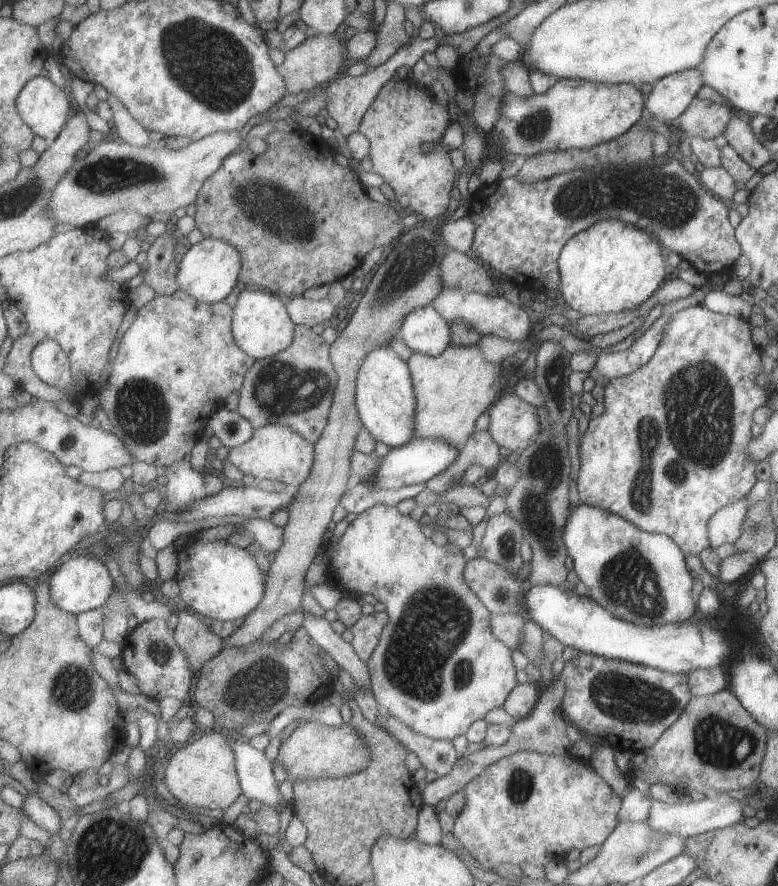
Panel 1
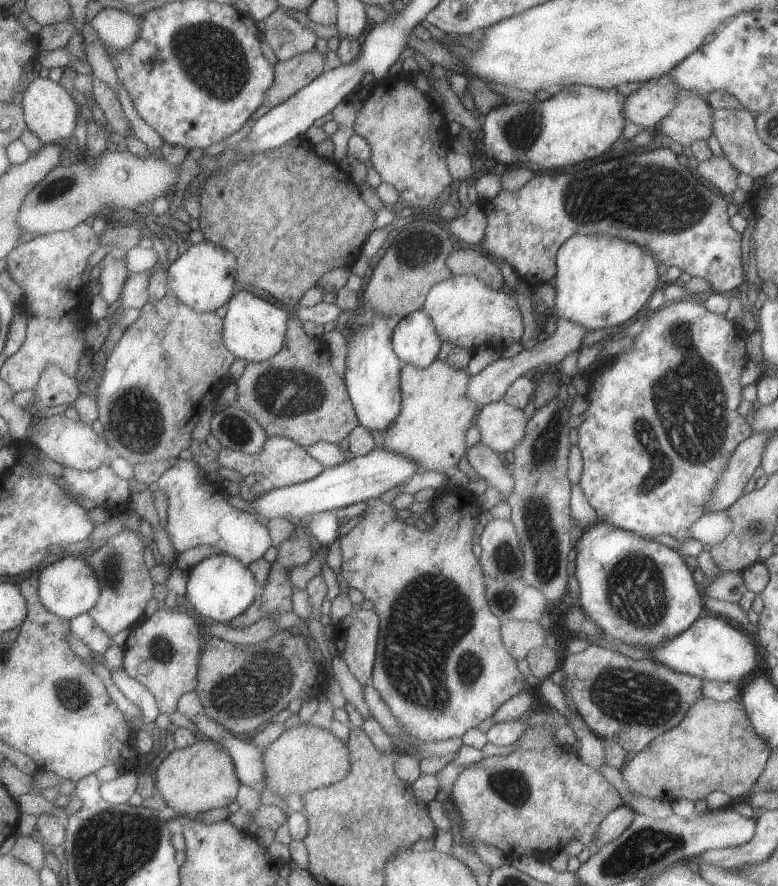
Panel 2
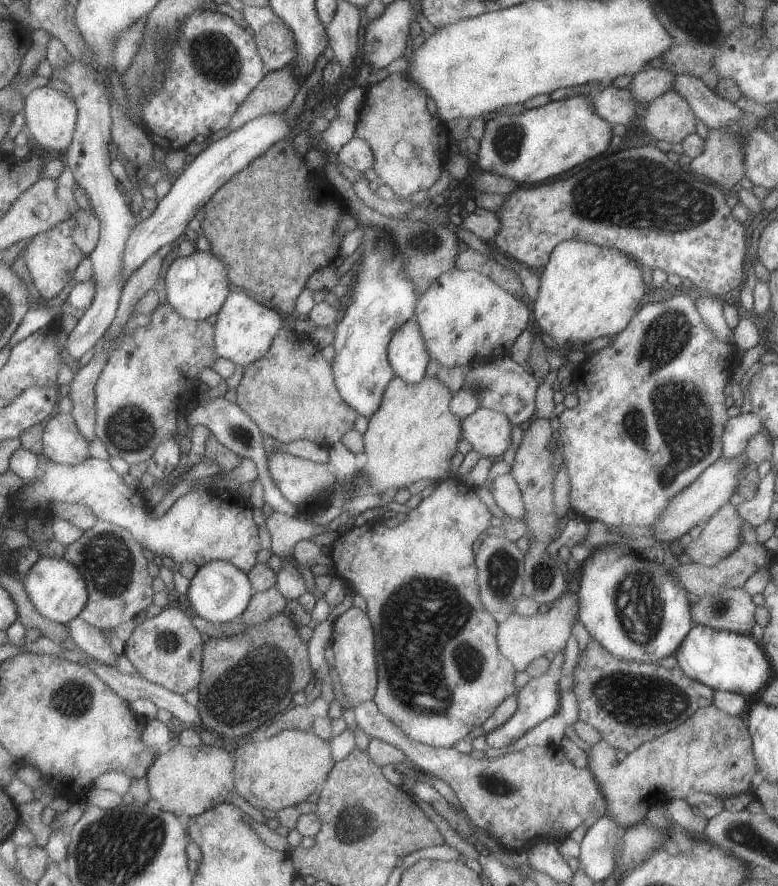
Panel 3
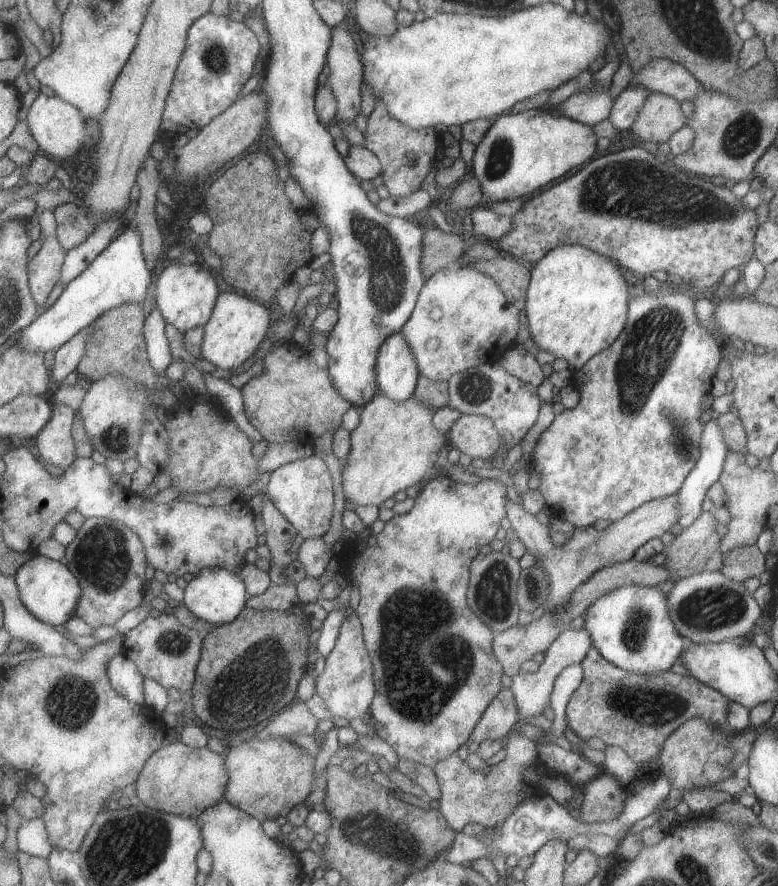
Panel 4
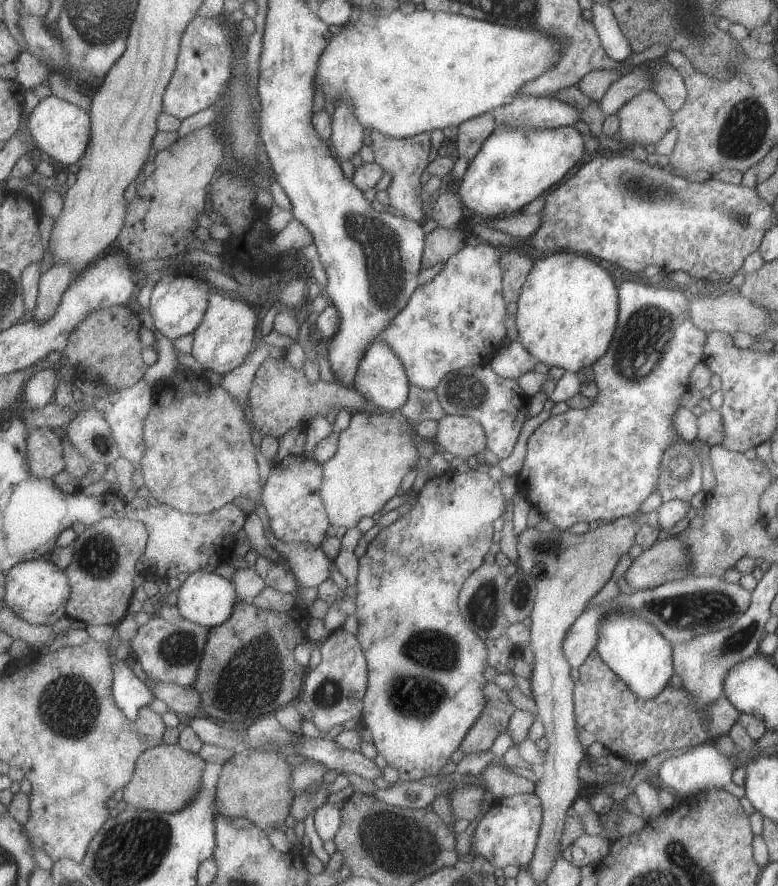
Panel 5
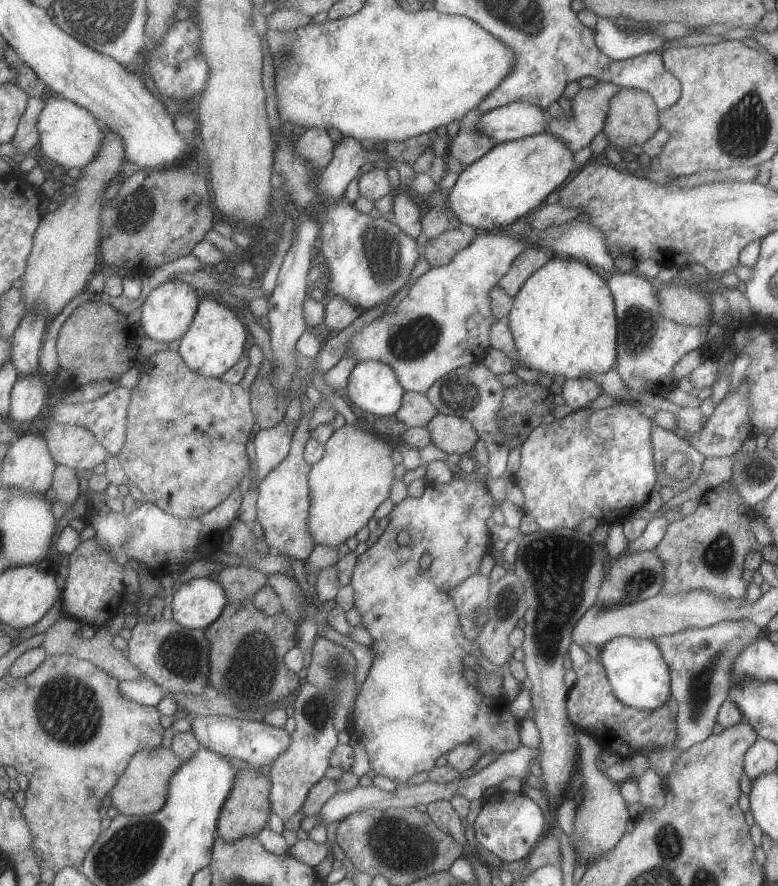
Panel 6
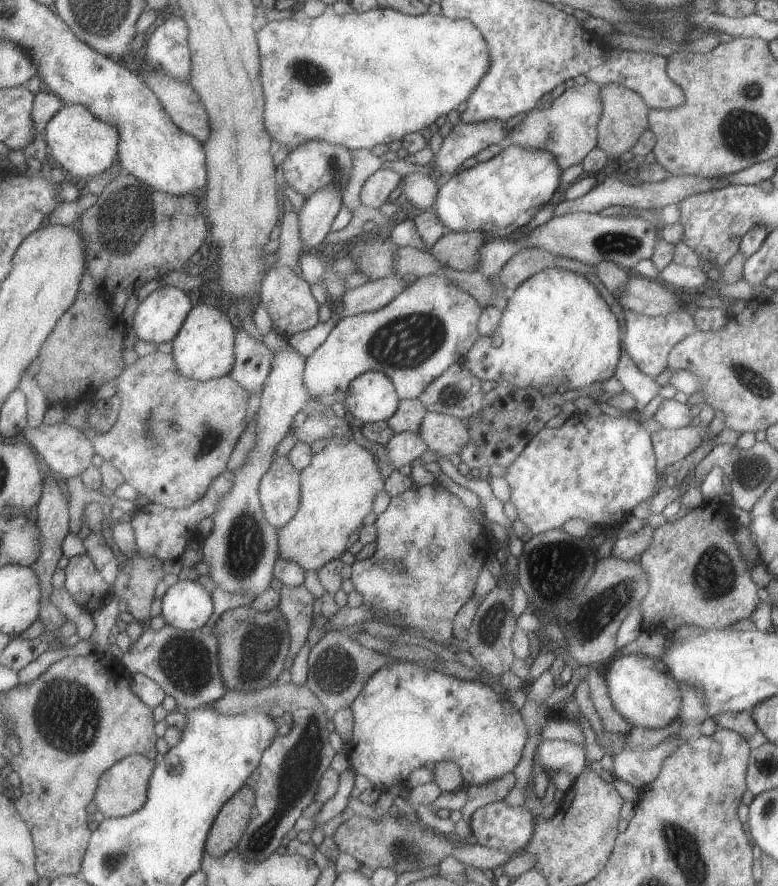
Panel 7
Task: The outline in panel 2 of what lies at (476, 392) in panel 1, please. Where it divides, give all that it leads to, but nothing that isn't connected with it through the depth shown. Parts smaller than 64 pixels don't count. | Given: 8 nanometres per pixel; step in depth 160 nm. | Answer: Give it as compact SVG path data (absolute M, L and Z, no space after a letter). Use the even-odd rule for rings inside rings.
M437 358L425 368L417 368L409 363L403 364L400 368L399 381L401 410L393 424L382 433L384 440L381 448L409 457L418 466L418 472L437 471L449 474L453 471L466 451L465 431L475 422L479 409L471 399L466 397L470 376L465 368L457 368Z

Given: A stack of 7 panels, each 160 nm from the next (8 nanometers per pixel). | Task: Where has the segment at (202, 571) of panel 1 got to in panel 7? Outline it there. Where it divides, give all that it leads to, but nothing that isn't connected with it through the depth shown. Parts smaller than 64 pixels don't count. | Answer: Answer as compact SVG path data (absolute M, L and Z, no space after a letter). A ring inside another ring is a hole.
M179 581L167 589L162 600L166 623L187 632L204 627L215 612L212 592L201 581Z

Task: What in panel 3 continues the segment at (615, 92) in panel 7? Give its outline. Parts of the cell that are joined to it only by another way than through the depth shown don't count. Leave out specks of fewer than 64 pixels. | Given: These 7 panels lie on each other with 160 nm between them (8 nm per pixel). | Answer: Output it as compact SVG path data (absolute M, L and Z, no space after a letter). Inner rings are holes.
M675 90L663 92L650 101L642 117L643 128L653 141L681 143L685 136L695 133L696 116Z

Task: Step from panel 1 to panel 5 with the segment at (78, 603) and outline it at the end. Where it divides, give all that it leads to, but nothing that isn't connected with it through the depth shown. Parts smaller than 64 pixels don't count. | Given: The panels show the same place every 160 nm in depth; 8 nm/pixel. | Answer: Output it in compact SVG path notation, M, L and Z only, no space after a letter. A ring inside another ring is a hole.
M50 557L16 564L6 578L4 602L26 621L38 625L53 625L63 616L67 616L67 607L72 595L72 584L66 570L59 568Z

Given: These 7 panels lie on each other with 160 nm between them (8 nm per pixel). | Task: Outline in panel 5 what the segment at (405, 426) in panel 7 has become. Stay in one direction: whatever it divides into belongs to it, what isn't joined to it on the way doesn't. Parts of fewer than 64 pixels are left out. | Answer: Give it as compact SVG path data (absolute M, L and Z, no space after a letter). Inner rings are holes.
M409 385L407 400L397 412L413 424L421 421L438 421L446 415L434 389L425 390L415 385Z

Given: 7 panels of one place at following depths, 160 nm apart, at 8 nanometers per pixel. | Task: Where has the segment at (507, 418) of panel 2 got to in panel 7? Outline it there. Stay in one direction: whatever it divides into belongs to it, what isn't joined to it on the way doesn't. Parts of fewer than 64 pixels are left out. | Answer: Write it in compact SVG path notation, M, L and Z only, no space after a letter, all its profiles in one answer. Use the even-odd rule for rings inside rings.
M427 411L420 422L419 436L437 455L460 454L469 440L465 422L451 415Z

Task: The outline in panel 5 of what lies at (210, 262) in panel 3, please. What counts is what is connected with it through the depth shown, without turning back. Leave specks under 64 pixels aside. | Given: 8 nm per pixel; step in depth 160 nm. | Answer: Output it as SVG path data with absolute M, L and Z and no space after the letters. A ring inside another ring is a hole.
M167 273L162 278L155 278L152 294L152 310L156 327L165 336L174 341L182 336L193 334L201 326L207 314L211 286L205 282L205 278L189 276L189 274Z

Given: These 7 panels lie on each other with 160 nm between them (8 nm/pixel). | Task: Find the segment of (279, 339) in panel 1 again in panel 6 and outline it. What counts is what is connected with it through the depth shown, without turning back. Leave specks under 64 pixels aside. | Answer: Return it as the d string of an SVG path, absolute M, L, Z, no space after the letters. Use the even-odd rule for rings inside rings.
M204 294L200 300L200 307L189 332L181 339L182 344L178 350L185 362L204 377L221 378L224 372L235 366L236 362L246 348L245 330L243 322L235 316L234 310L214 295Z

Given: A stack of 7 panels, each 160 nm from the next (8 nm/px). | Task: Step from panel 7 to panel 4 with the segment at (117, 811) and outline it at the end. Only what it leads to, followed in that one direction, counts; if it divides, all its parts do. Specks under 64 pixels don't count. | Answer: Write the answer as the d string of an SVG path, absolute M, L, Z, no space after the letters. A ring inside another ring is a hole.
M180 740L156 750L149 758L136 782L136 800L158 811L197 820L205 810L221 802L227 784L224 753L207 747L193 748Z

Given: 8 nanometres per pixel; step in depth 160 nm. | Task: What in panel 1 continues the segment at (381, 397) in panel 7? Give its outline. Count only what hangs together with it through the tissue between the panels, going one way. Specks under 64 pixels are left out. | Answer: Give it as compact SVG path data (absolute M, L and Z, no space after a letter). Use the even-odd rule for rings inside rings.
M431 305L417 307L402 320L397 338L404 342L411 352L432 357L443 352L450 344L450 324Z

